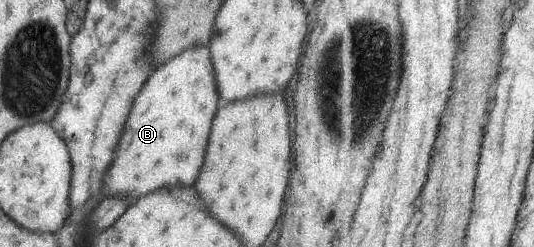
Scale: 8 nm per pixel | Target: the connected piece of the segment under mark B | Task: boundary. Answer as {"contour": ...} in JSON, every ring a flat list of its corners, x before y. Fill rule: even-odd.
{"contour":[[206,45,188,47,164,65,156,67,154,73,144,81,140,93,136,95,130,115,126,119,124,131,120,135,118,147,114,151,114,161,110,163,106,175,102,177,100,197,124,196,129,205,141,195,162,187,162,185,192,185,196,171,202,165,206,137,210,131,210,121,216,111,216,85,210,65,210,53]]}

